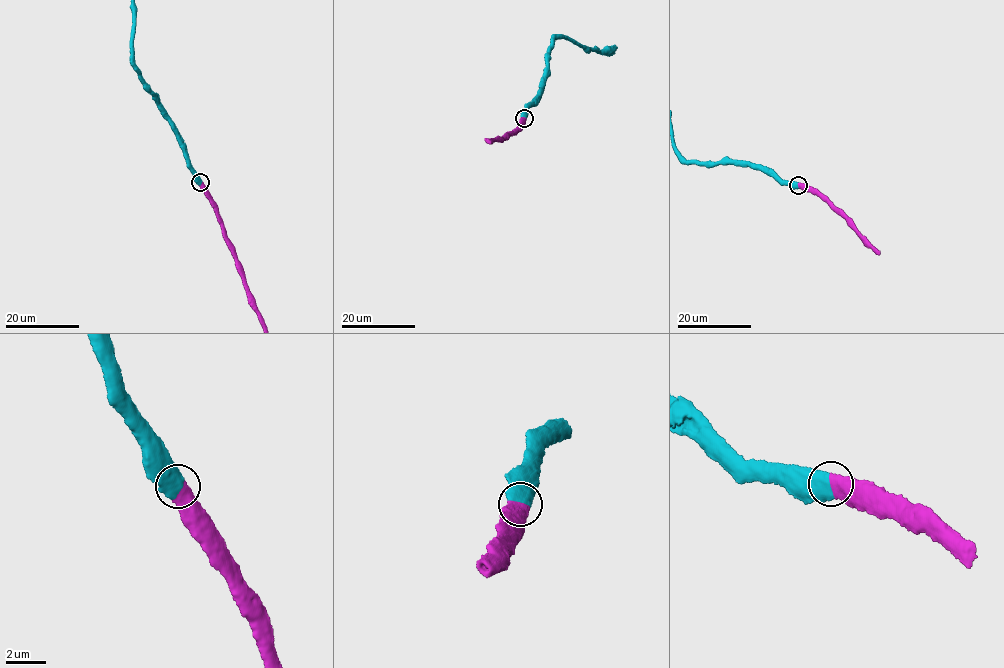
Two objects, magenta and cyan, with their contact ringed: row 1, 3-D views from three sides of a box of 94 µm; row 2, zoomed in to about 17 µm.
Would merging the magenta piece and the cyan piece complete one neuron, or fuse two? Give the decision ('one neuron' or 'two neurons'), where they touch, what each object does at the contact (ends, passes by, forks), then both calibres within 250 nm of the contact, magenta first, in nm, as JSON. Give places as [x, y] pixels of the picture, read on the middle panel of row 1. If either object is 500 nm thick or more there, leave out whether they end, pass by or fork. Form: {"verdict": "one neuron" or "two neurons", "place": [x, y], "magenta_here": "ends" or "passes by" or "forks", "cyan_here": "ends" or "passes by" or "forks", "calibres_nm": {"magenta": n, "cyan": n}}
{"verdict": "one neuron", "place": [524, 118], "calibres_nm": {"magenta": 700, "cyan": 800}}

